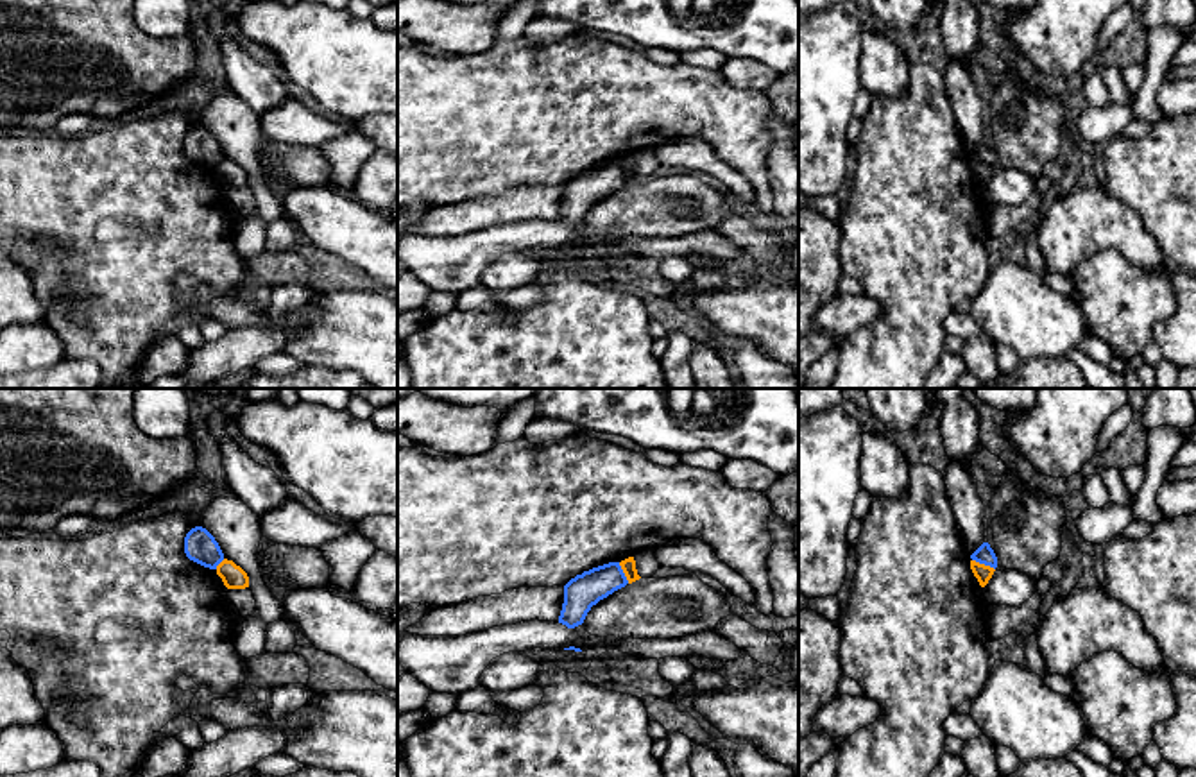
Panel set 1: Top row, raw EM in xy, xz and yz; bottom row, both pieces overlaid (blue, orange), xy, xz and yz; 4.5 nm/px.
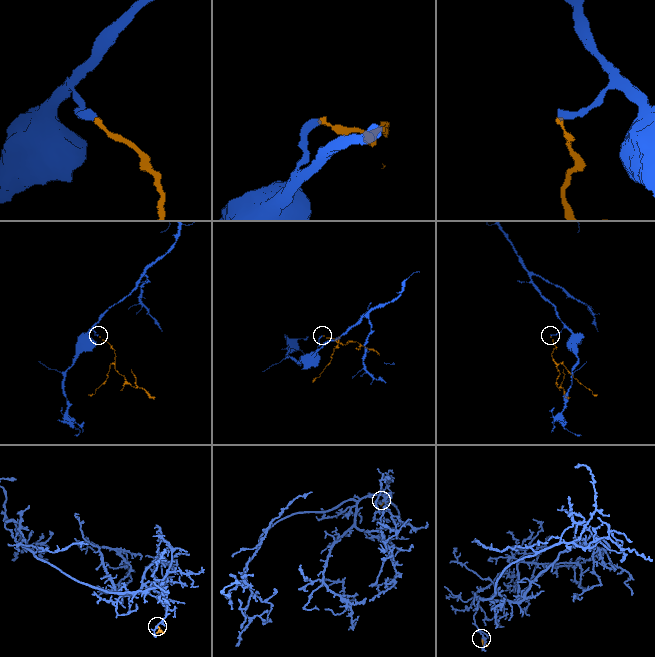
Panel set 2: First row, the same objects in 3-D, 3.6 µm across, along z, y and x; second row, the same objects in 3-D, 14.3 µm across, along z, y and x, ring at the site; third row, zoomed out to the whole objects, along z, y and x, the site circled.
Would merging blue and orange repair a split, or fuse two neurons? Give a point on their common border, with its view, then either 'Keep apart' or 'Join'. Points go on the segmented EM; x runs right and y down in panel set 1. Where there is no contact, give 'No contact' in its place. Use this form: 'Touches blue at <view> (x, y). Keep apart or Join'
Touches blue at yz (983, 563). Keep apart

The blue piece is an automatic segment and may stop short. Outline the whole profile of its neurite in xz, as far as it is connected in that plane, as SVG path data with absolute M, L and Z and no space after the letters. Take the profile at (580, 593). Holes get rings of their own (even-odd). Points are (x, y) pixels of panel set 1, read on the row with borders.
M609 562L577 575L564 585L559 623L568 628L582 625L593 605L627 584L628 580L619 562Z

